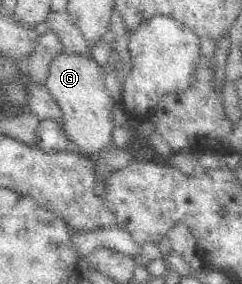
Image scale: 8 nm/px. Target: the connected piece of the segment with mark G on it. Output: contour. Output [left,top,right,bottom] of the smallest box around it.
[45,49,114,156]

